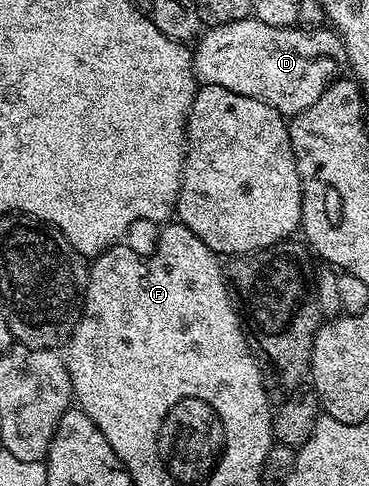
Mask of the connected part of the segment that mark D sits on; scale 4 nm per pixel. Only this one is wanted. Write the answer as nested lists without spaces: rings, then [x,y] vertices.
[[[254,16],[243,21],[212,25],[193,45],[196,78],[209,85],[220,85],[229,91],[261,99],[278,113],[300,113],[317,103],[329,79],[336,76],[331,45],[317,34],[302,27],[282,29],[266,25],[256,21]]]

